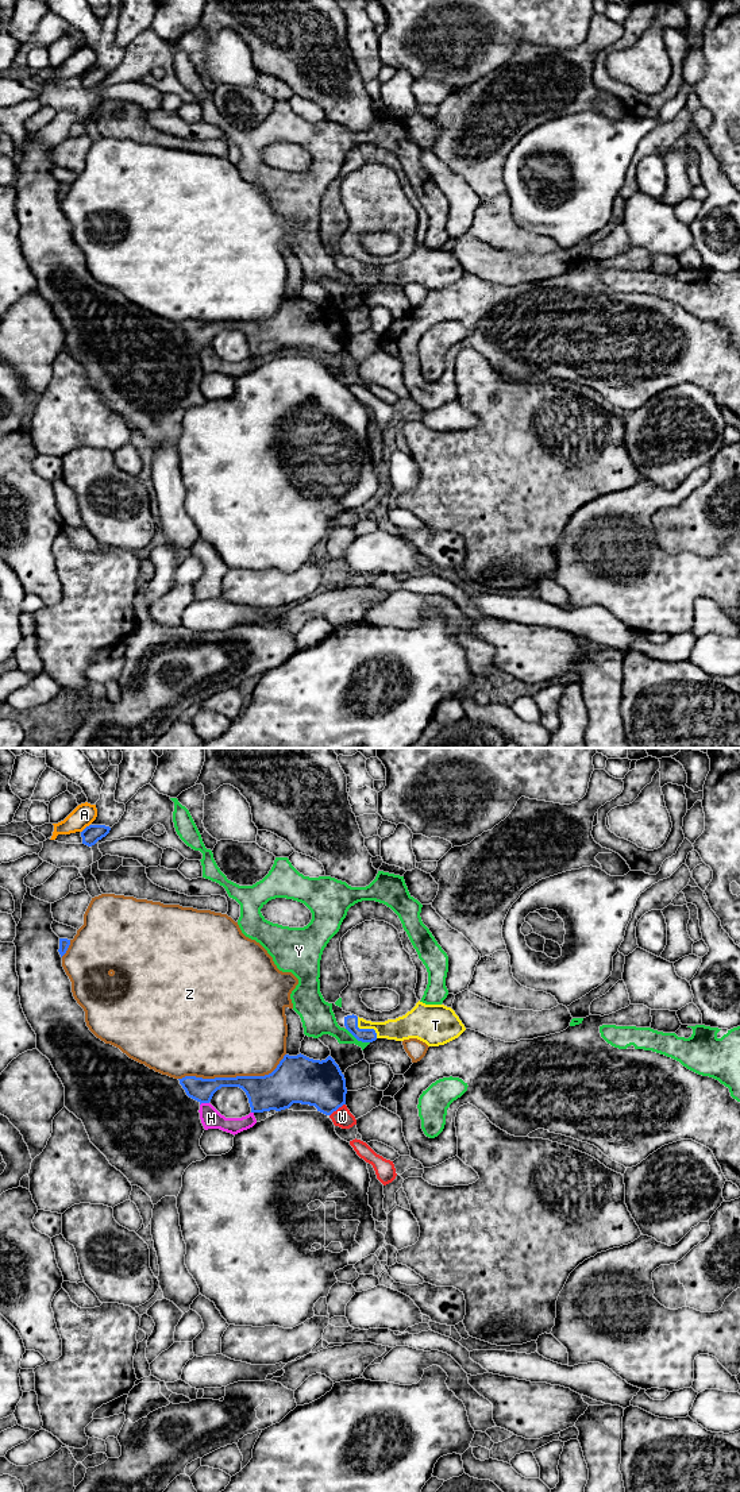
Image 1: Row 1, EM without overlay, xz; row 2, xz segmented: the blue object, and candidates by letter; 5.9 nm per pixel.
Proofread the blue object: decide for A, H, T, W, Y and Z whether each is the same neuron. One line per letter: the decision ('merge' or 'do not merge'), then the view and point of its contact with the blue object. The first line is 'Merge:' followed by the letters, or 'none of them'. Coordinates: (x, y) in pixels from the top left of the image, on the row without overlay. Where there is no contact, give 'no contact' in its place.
Merge: T
A: do not merge; contact xz (85, 72)
H: do not merge; contact xz (204, 346)
T: merge; contact xz (365, 273)
W: do not merge; contact xz (336, 353)
Y: do not merge; contact xz (358, 284)
Z: do not merge; contact xz (234, 322)

